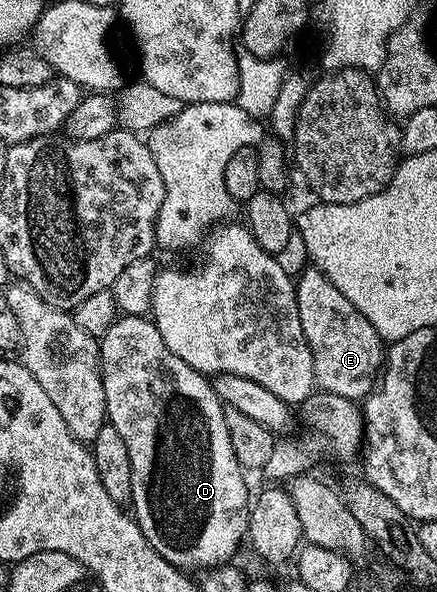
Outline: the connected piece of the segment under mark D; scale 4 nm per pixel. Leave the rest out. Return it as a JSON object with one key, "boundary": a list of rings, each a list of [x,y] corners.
{"boundary":[[[127,315],[119,317],[111,325],[111,329],[107,329],[107,333],[102,335],[101,344],[101,373],[103,381],[103,390],[106,393],[106,416],[108,422],[112,423],[115,429],[119,429],[119,433],[123,436],[123,442],[127,445],[127,453],[131,453],[131,493],[133,498],[131,500],[131,514],[137,520],[139,529],[143,533],[143,537],[147,537],[147,541],[151,545],[151,549],[155,549],[155,553],[159,553],[159,557],[163,557],[171,565],[181,568],[186,573],[200,573],[206,568],[218,567],[221,564],[228,564],[233,554],[237,551],[237,546],[243,543],[249,530],[249,508],[251,506],[251,493],[249,495],[249,487],[245,484],[246,472],[243,470],[240,461],[235,457],[235,449],[231,449],[231,437],[227,437],[227,421],[225,420],[225,407],[217,394],[213,392],[213,384],[206,376],[202,375],[200,371],[191,369],[191,365],[187,365],[187,361],[183,361],[179,357],[175,357],[175,353],[171,353],[171,349],[167,349],[167,341],[163,341],[163,337],[159,337],[159,329],[154,325],[152,318],[142,317],[139,315]]]}

